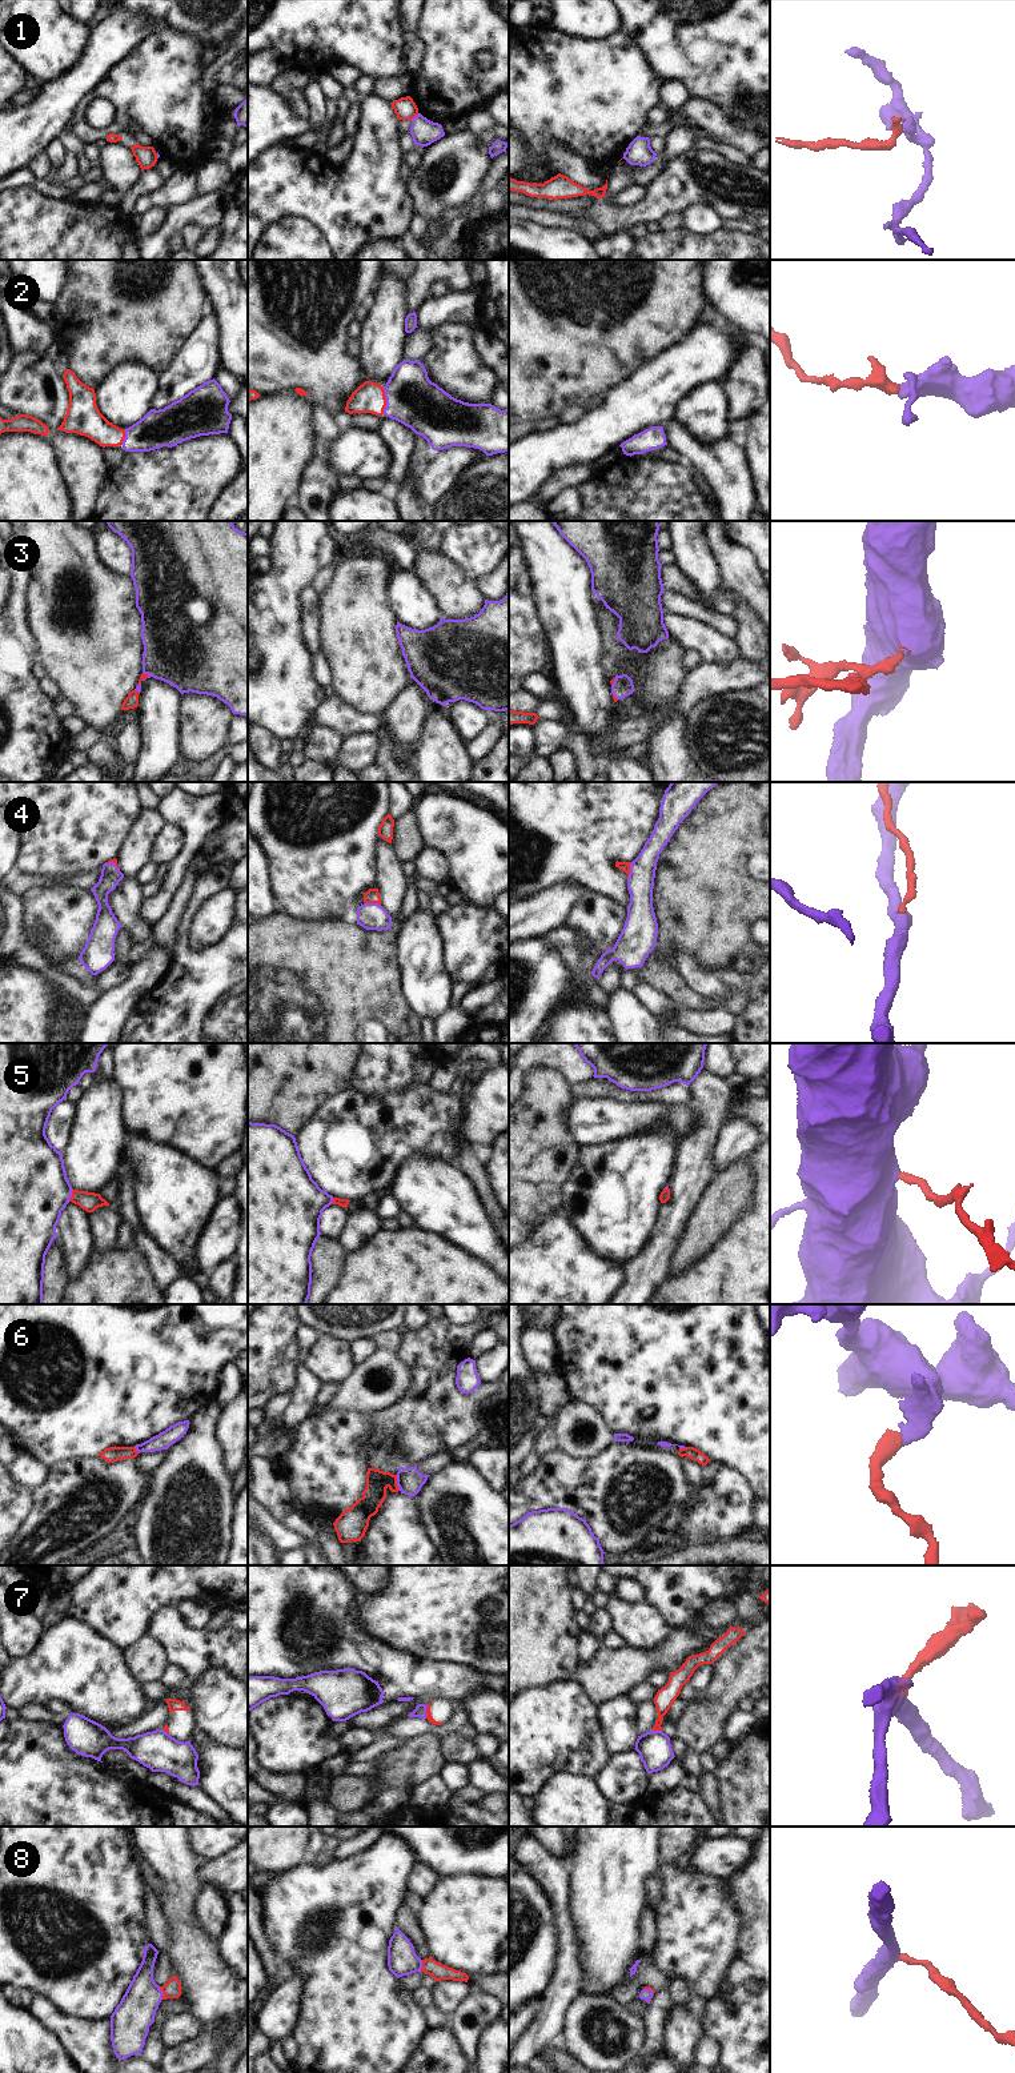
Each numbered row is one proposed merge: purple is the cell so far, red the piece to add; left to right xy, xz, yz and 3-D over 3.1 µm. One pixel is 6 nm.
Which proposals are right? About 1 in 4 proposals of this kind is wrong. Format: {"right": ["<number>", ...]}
{"right": ["2", "3", "4", "5", "6", "8"]}

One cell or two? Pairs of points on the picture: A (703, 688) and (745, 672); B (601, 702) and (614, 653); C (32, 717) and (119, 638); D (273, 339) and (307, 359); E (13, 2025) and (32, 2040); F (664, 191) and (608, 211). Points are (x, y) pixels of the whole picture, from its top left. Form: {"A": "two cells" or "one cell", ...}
{"A": "one cell", "B": "two cells", "C": "two cells", "D": "one cell", "E": "one cell", "F": "one cell"}

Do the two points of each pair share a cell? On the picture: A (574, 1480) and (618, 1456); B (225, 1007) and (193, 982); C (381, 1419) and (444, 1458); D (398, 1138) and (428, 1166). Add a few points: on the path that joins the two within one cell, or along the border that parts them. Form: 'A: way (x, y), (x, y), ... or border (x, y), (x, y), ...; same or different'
A: way (585, 1480), (594, 1480), (608, 1467); same
B: way (217, 1006), (201, 990); same
C: border (449, 1450), (430, 1455), (416, 1464); different
D: border (448, 1161), (434, 1155), (417, 1154), (396, 1178); different

